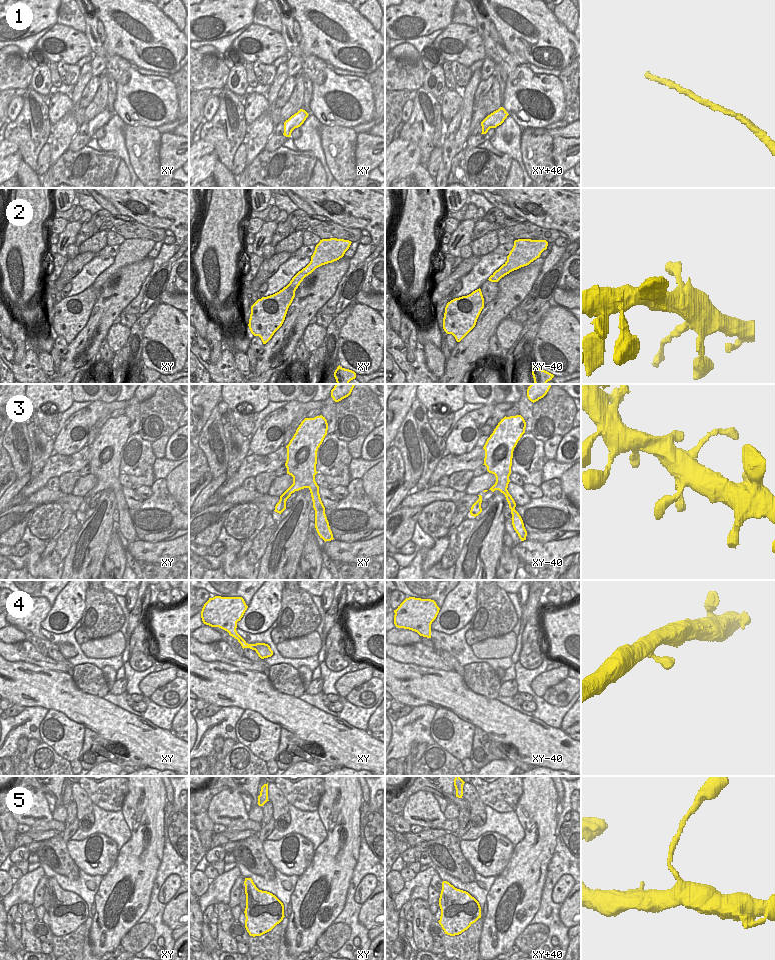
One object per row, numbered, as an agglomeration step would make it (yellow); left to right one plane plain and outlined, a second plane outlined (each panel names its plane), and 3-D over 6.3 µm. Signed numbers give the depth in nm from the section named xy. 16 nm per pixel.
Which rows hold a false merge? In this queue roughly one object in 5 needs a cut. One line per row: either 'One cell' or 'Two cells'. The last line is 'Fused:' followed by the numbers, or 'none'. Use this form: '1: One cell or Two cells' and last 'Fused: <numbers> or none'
1: One cell
2: One cell
3: One cell
4: One cell
5: One cell
Fused: none

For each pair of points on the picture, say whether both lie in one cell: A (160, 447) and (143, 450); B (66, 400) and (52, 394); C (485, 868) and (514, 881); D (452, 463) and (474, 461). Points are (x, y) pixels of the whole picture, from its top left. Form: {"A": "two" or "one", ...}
{"A": "two", "B": "one", "C": "two", "D": "one"}

